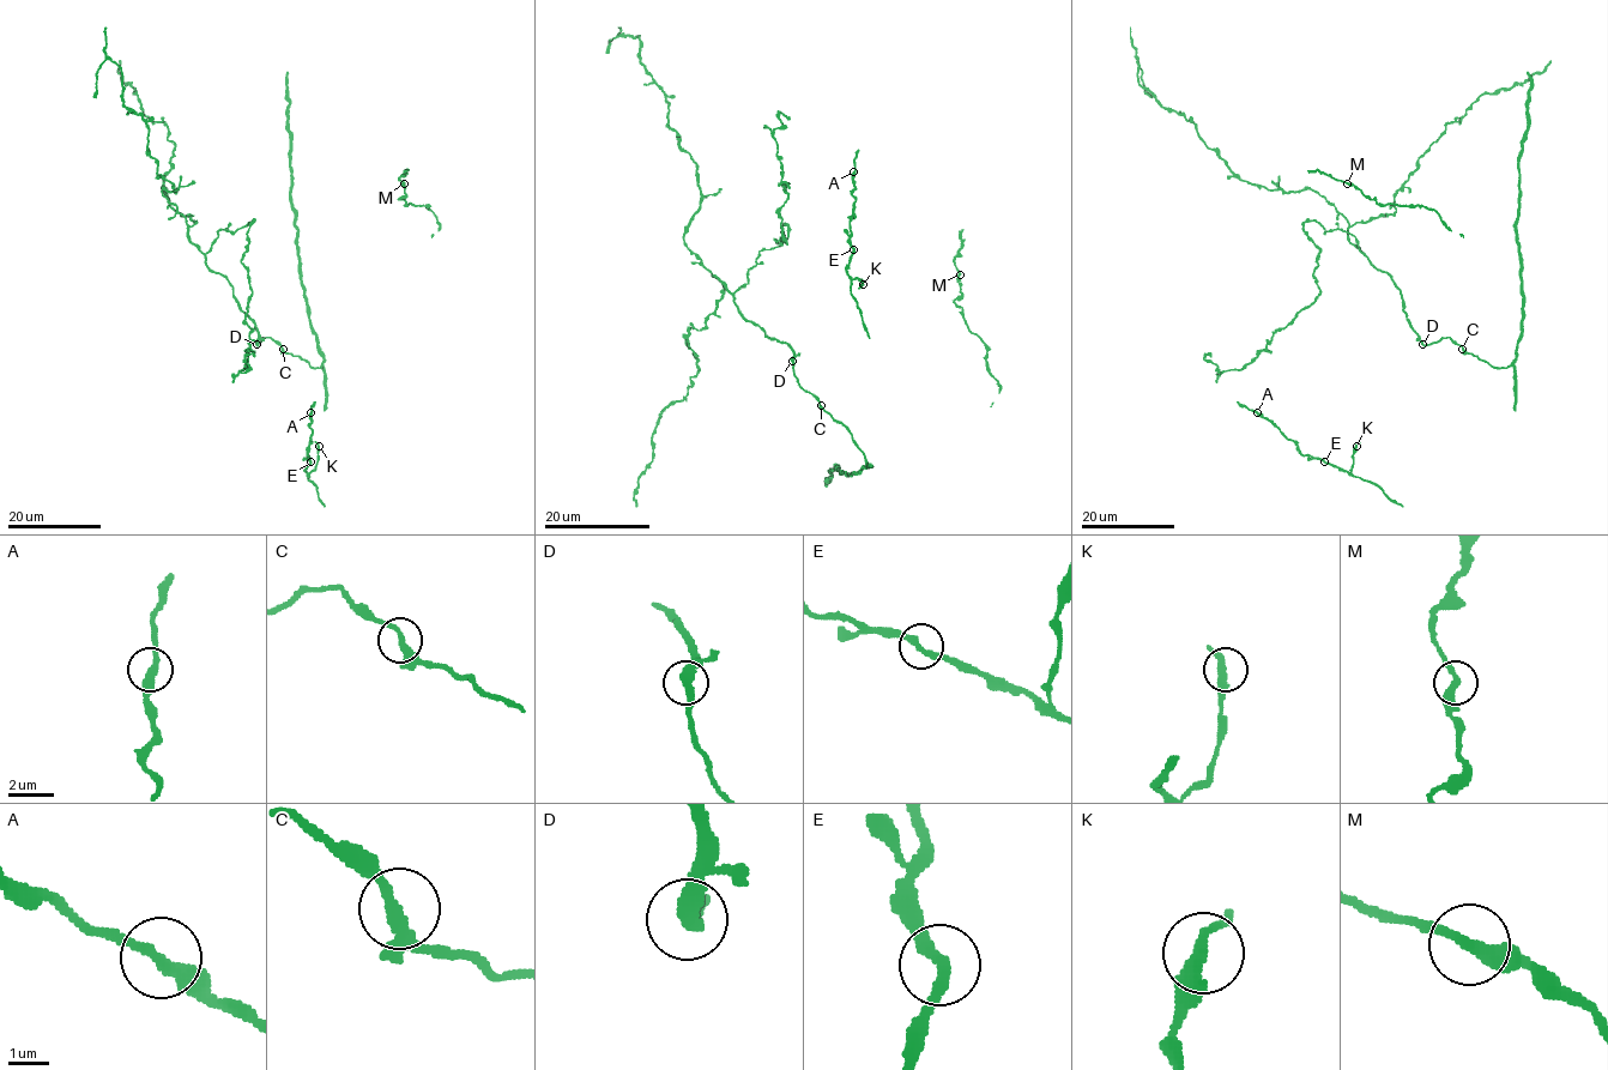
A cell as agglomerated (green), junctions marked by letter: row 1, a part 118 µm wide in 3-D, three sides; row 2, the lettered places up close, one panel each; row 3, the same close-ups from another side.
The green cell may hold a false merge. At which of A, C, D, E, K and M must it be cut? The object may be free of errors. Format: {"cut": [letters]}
{"cut": []}

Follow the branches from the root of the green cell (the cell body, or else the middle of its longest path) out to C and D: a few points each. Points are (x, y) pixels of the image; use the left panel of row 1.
C: (217, 233), (206, 266), (233, 286), (239, 308), (254, 324), (258, 345), (272, 338), (283, 349)
D: (217, 233), (205, 254), (205, 264), (233, 286), (239, 308), (254, 324), (257, 345)

